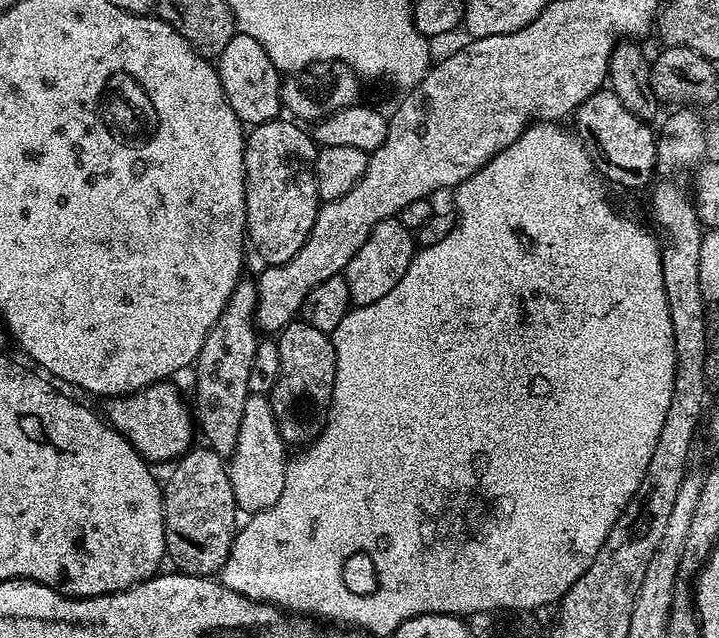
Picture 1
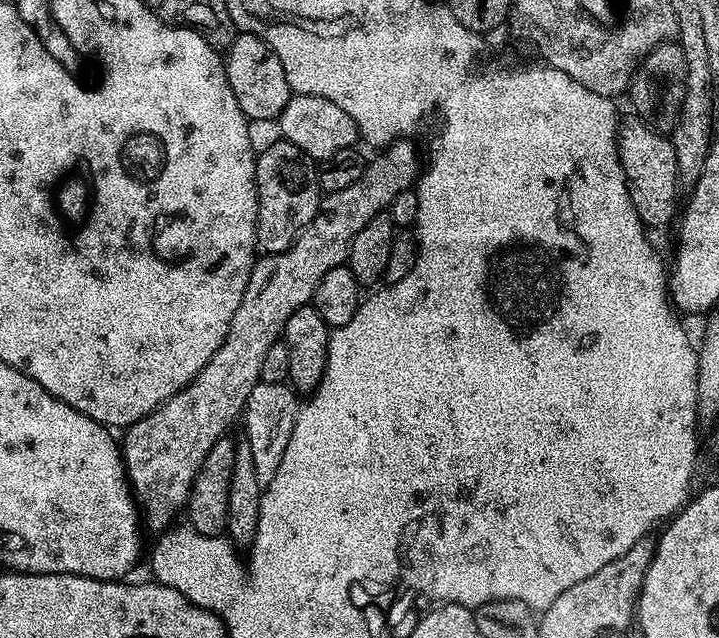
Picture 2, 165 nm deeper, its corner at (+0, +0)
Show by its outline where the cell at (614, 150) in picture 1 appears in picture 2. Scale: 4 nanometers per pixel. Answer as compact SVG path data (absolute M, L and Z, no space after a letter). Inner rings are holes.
M644 122L636 123L638 124L628 124L625 128L623 125L619 129L620 161L628 179L632 205L638 210L638 218L649 229L664 228L673 217L673 220L677 217L676 187L681 187L682 184L678 174L674 146L671 139L667 135L661 134L655 127Z

